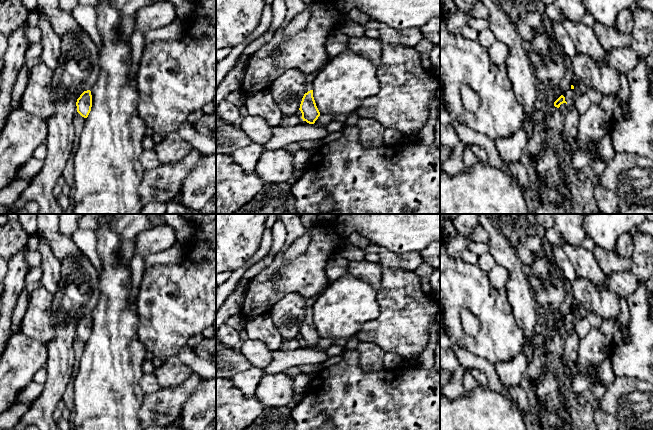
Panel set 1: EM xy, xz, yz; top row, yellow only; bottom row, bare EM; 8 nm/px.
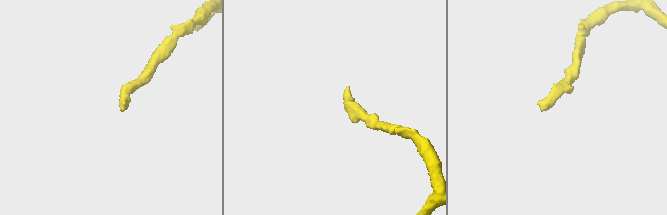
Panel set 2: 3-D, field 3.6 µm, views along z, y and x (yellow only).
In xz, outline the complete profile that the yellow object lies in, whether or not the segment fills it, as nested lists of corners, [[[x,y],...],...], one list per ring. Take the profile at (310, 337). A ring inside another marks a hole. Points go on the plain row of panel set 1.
[[[319,295],[307,298],[306,307],[305,307],[305,318],[302,322],[299,334],[302,337],[303,345],[306,345],[309,348],[314,348],[315,345],[320,340],[320,336],[316,330],[314,321],[313,321],[313,305]]]

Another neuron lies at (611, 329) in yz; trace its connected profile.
[[[603,320],[600,331],[611,345],[621,342],[624,339],[624,329],[617,321]]]

